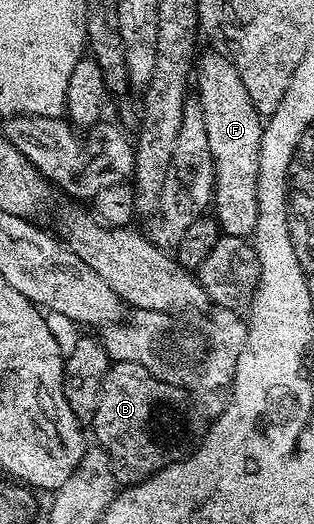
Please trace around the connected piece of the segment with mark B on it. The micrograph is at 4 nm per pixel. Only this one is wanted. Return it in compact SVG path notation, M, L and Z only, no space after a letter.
M111 362L108 373L102 379L100 405L96 405L92 430L98 438L95 439L97 446L110 455L115 480L122 485L139 483L149 475L163 471L169 463L177 463L183 458L196 443L194 418L198 415L197 409L199 410L189 391L157 379L152 373L148 373L148 369L144 369L144 365Z

